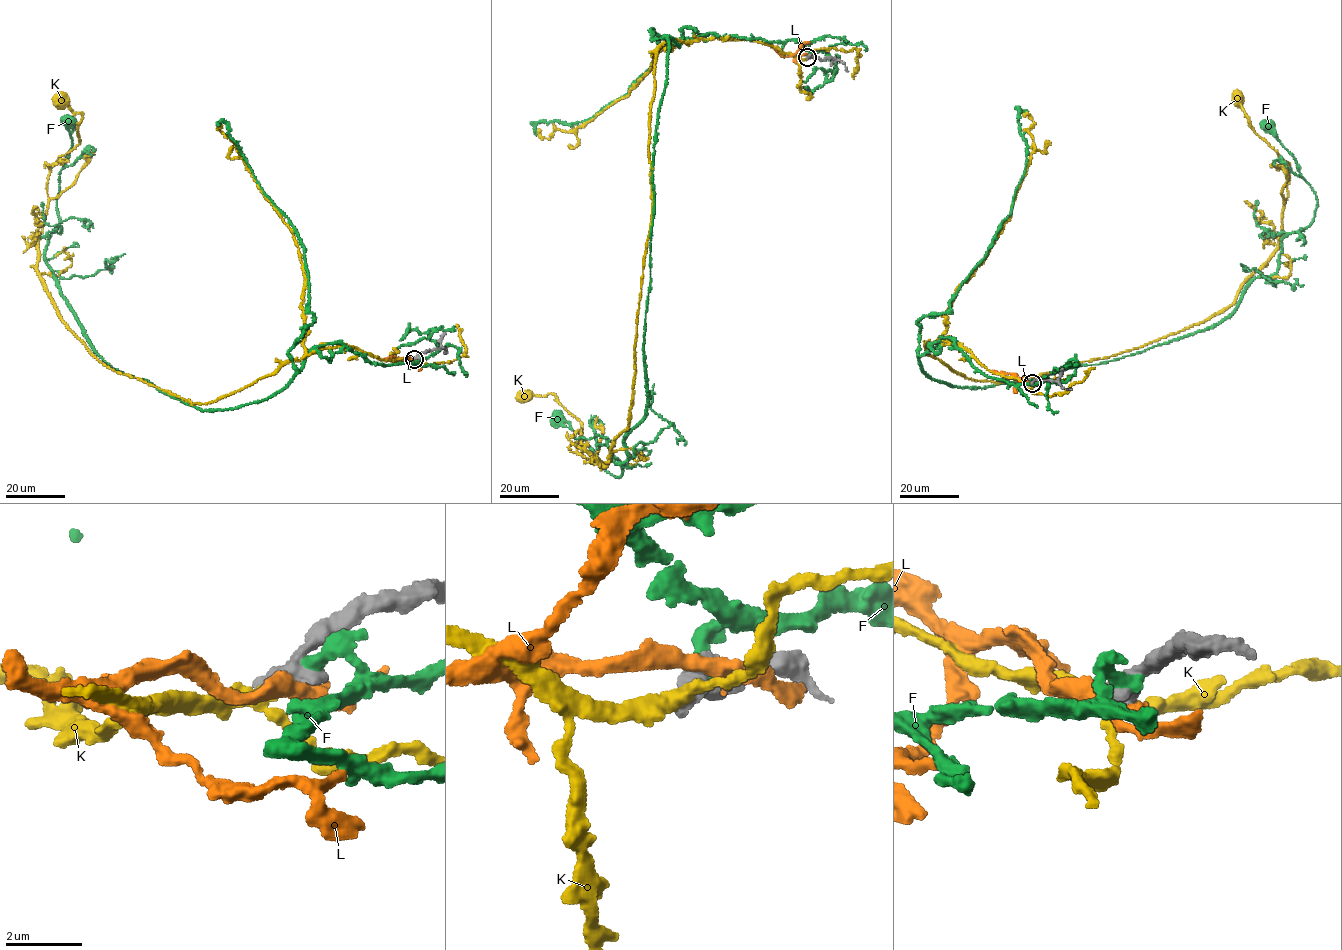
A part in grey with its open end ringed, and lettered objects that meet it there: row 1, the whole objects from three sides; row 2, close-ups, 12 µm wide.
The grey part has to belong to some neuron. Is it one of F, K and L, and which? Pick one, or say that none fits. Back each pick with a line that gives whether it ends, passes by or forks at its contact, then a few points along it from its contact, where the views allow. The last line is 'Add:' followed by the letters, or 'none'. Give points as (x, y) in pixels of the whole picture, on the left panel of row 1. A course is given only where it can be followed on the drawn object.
K: It passes by. Its course: (414, 358), (321, 348), (194, 404), (98, 361), (36, 271), (49, 168), (80, 141), (82, 115), (59, 98)
Add: K

